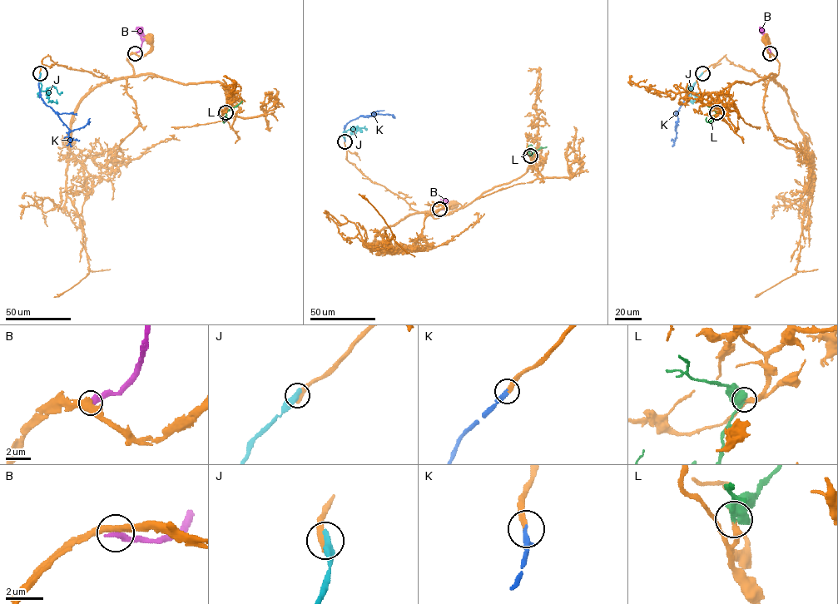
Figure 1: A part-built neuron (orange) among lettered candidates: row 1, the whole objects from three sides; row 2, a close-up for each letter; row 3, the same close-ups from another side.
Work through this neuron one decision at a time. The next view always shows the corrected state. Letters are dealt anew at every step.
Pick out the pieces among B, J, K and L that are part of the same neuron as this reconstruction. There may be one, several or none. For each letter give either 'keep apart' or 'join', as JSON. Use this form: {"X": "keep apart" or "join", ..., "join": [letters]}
{"B": "keep apart", "J": "keep apart", "K": "join", "L": "keep apart", "join": ["K"]}

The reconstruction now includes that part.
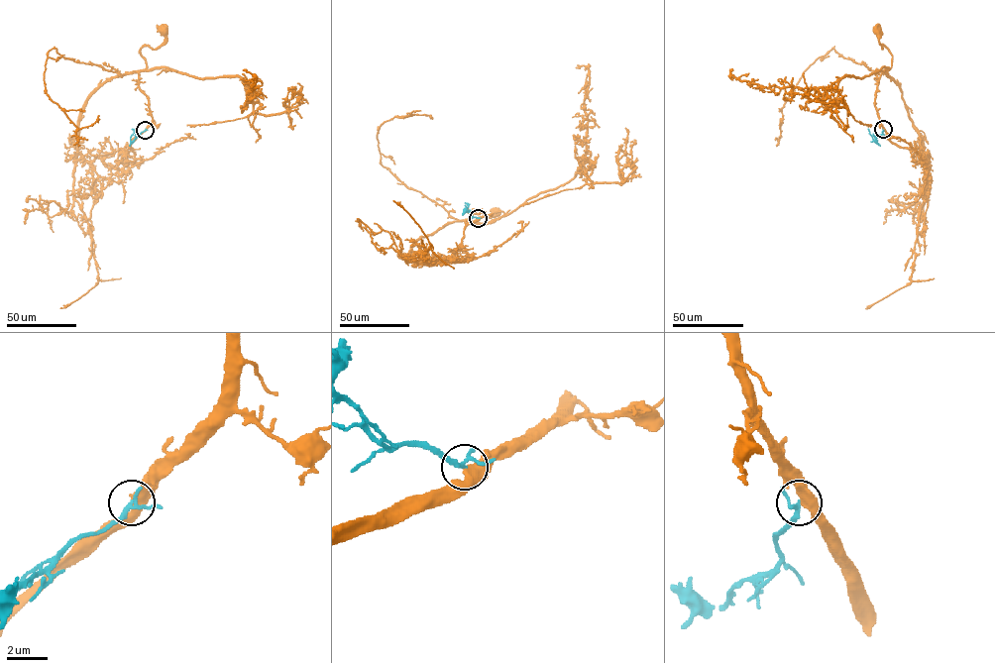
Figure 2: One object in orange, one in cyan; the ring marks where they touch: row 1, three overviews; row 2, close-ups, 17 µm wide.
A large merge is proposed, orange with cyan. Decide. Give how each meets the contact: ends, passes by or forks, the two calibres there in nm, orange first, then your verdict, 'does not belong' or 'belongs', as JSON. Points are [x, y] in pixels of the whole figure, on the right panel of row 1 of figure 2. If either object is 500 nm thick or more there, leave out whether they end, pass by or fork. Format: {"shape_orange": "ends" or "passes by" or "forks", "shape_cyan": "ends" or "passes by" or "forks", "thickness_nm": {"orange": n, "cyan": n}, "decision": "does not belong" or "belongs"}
{"shape_orange": "passes by", "shape_cyan": "forks", "thickness_nm": {"orange": 400, "cyan": 150}, "decision": "belongs"}

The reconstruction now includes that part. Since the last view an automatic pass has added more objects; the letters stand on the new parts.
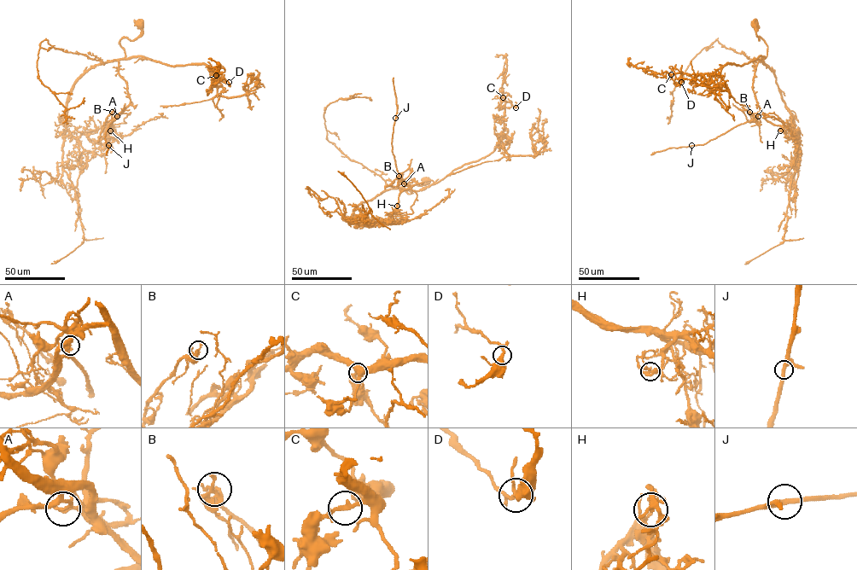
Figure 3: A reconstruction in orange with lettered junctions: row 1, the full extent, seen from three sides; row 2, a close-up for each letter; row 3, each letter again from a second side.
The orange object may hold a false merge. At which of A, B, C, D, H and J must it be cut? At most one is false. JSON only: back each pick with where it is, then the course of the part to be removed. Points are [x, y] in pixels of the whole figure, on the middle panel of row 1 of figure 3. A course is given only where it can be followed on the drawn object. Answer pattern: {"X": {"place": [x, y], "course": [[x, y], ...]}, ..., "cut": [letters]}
{"A": {"place": [404, 183], "course": [[404, 184], [398, 177], [392, 151], [397, 110], [393, 78]]}, "cut": ["A"]}

